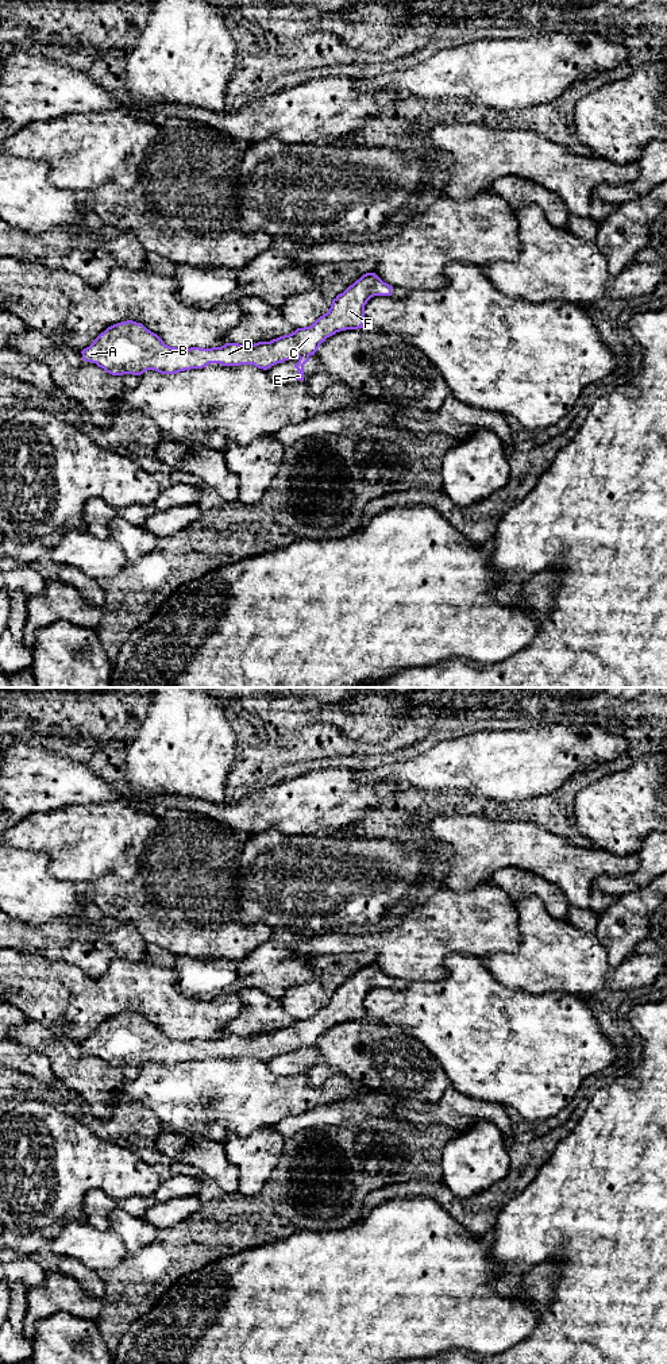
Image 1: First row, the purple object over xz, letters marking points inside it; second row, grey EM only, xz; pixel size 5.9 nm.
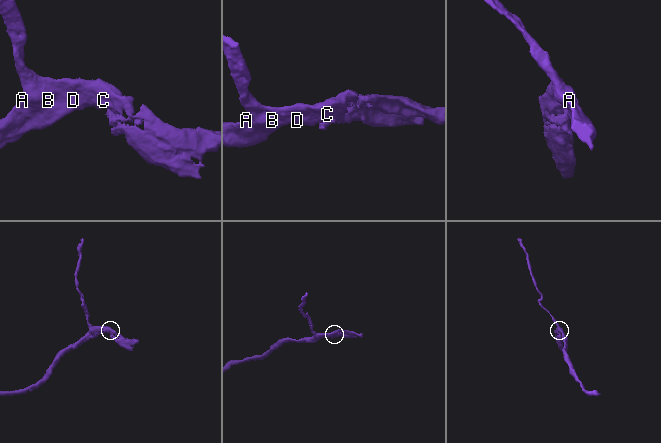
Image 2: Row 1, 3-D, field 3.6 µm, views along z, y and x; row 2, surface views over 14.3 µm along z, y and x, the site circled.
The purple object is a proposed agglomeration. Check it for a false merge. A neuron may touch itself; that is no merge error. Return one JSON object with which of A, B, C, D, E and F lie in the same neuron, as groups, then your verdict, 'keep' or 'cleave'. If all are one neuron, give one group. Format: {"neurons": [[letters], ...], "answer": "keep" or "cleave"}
{"neurons": [["A", "B", "C", "D", "F"], ["E"]], "answer": "cleave"}

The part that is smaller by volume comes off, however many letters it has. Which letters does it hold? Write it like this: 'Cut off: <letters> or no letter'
Cut off: E

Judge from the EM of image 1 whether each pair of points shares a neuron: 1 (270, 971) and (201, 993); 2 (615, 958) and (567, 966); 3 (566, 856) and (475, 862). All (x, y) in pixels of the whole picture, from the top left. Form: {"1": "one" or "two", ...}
{"1": "one", "2": "two", "3": "one"}

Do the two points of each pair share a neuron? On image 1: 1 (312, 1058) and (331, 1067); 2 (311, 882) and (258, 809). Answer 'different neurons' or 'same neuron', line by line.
1: different neurons
2: different neurons

